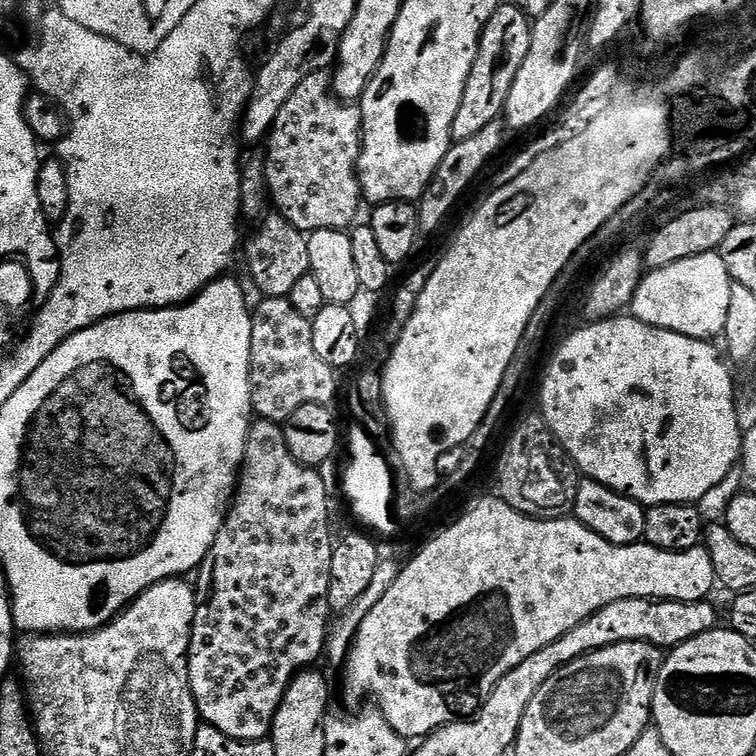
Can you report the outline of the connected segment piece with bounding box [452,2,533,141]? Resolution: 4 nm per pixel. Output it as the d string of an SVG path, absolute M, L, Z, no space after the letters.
M512 2L501 3L500 9L493 14L490 22L484 24L484 32L480 36L480 49L470 70L466 90L458 106L458 114L454 114L453 141L474 138L478 130L486 130L486 126L501 119L506 98L518 78L518 70L522 70L526 54L530 54L532 26L533 21L530 17Z

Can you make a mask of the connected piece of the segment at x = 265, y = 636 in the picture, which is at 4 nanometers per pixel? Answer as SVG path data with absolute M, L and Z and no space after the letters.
M257 419L248 430L248 441L244 451L244 462L240 466L238 477L239 488L224 517L224 525L218 530L206 558L200 563L198 575L194 580L196 590L196 609L188 647L188 688L196 703L199 719L209 728L217 728L235 740L266 740L269 739L274 722L274 714L278 714L278 706L294 677L307 669L316 659L323 657L328 642L330 627L330 609L328 606L328 591L330 590L330 558L334 535L328 529L328 498L330 492L323 486L322 478L315 467L300 464L290 454L284 441L283 427L274 420Z

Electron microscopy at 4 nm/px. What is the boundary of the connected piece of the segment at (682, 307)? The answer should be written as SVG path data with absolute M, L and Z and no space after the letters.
M719 251L707 252L706 254L698 254L697 256L691 256L690 258L682 258L682 262L674 262L670 266L665 268L654 268L651 269L645 275L644 279L641 280L638 290L634 294L630 305L631 315L635 316L637 320L646 322L650 326L655 328L665 328L671 332L677 332L678 334L686 334L687 336L693 336L699 340L711 341L712 337L716 336L718 333L723 332L726 326L726 310L730 306L730 290L732 289L733 282L730 278L730 274L726 270L726 262L722 262Z

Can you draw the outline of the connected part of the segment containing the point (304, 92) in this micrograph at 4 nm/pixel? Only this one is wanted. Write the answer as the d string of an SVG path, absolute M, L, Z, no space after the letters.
M327 71L315 72L306 77L298 90L290 94L286 106L282 106L266 137L268 153L263 153L262 159L275 211L305 234L318 230L351 229L357 223L356 211L362 205L360 173L356 167L363 133L359 103L341 100L332 90L332 77Z

